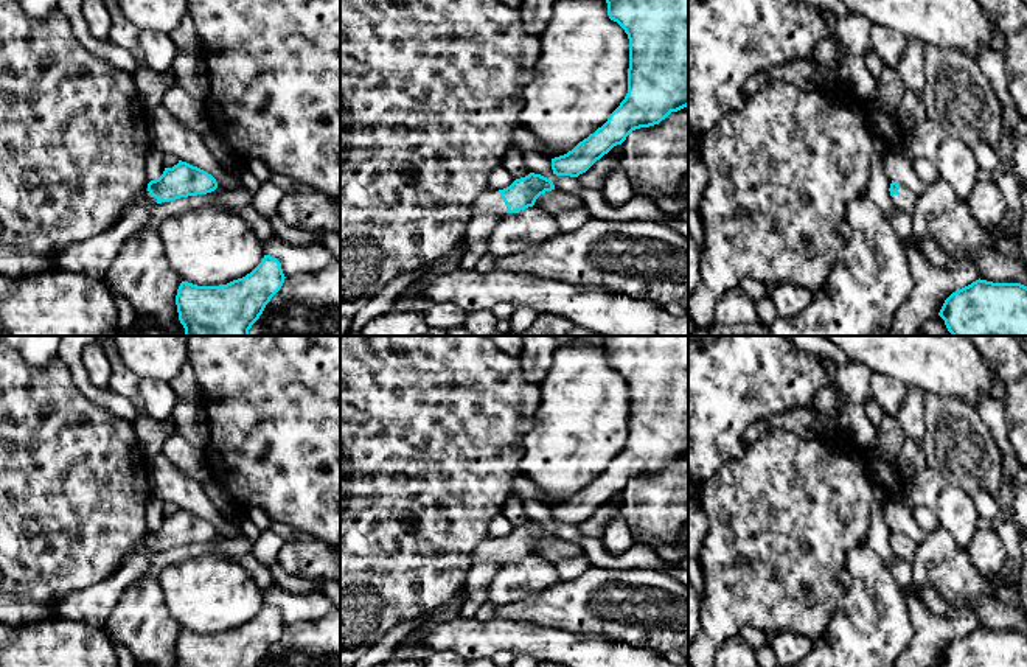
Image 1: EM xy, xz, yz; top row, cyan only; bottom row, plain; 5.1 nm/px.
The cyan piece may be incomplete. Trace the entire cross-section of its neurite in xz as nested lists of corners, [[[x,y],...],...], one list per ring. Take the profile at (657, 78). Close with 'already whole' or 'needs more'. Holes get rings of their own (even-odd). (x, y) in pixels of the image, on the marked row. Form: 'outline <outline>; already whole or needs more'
outline [[[606,0],[607,16],[629,39],[628,93],[607,121],[572,151],[552,159],[556,176],[578,177],[640,127],[688,106],[688,0]]]; already whole

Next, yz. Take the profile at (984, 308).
outline [[[979,278],[952,292],[938,316],[952,336],[1027,336],[1027,286]]]; already whole

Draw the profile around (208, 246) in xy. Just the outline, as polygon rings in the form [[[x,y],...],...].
[[[214,205],[168,218],[158,236],[174,272],[197,286],[242,278],[264,258],[261,239],[239,213]]]

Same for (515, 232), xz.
[[[541,207],[505,213],[486,239],[488,253],[508,257],[538,246],[559,233],[555,215]]]

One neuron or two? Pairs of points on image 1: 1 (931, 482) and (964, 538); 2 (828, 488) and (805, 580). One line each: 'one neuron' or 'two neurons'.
1: one neuron
2: one neuron

